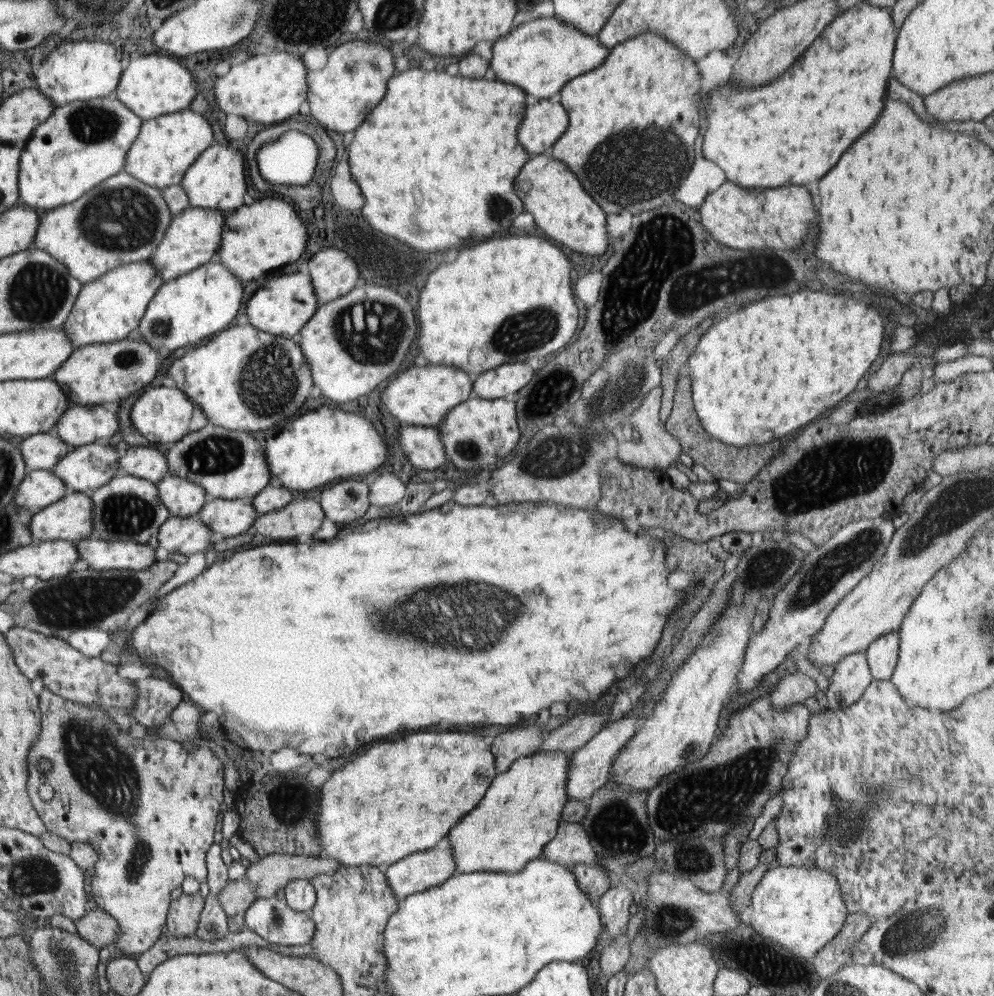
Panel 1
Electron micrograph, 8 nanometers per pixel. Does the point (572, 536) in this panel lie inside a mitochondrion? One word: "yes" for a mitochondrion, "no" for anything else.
no

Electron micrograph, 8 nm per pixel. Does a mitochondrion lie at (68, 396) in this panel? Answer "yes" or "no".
no

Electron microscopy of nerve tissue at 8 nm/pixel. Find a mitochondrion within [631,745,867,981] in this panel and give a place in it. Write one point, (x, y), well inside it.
(667, 921)

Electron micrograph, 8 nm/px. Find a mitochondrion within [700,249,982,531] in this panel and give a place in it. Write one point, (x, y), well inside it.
(812, 482)

